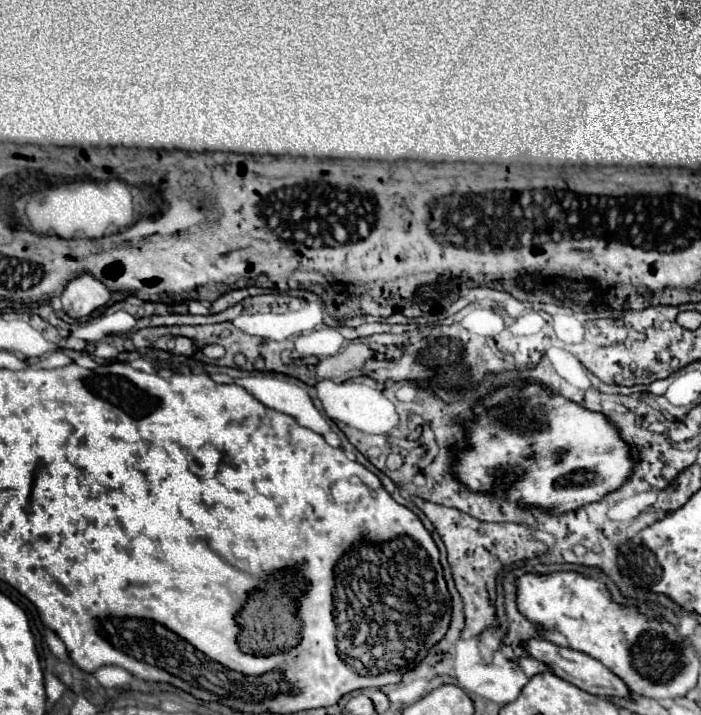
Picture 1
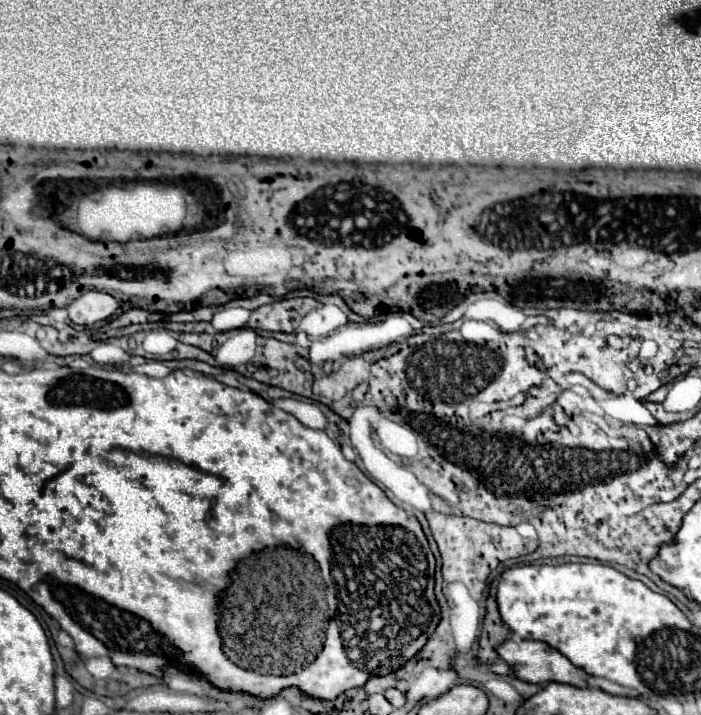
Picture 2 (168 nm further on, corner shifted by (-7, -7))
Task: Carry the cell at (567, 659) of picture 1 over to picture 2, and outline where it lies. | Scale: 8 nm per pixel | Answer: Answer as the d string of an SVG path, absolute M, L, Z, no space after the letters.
M504 640L500 646L496 646L498 656L512 668L514 678L530 682L530 684L544 684L544 682L562 682L562 684L572 684L572 686L586 686L588 674L580 668L576 668L564 654L548 646L546 642L538 640Z

